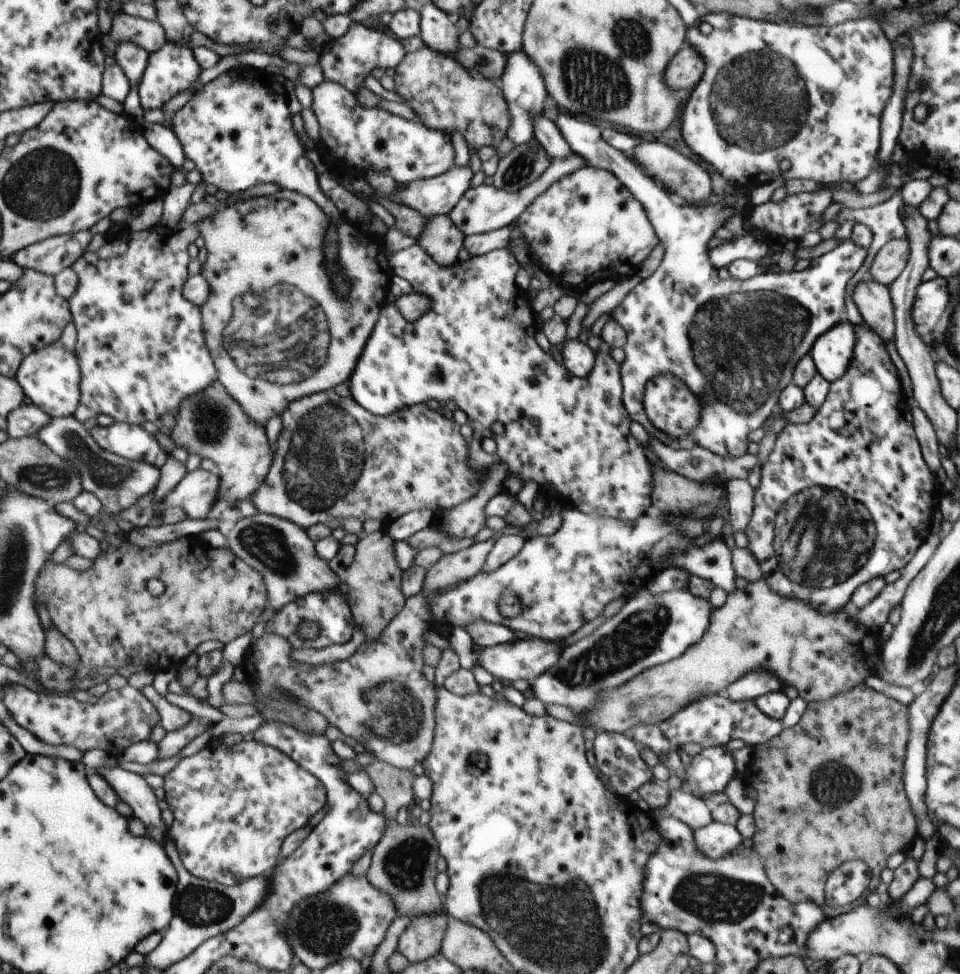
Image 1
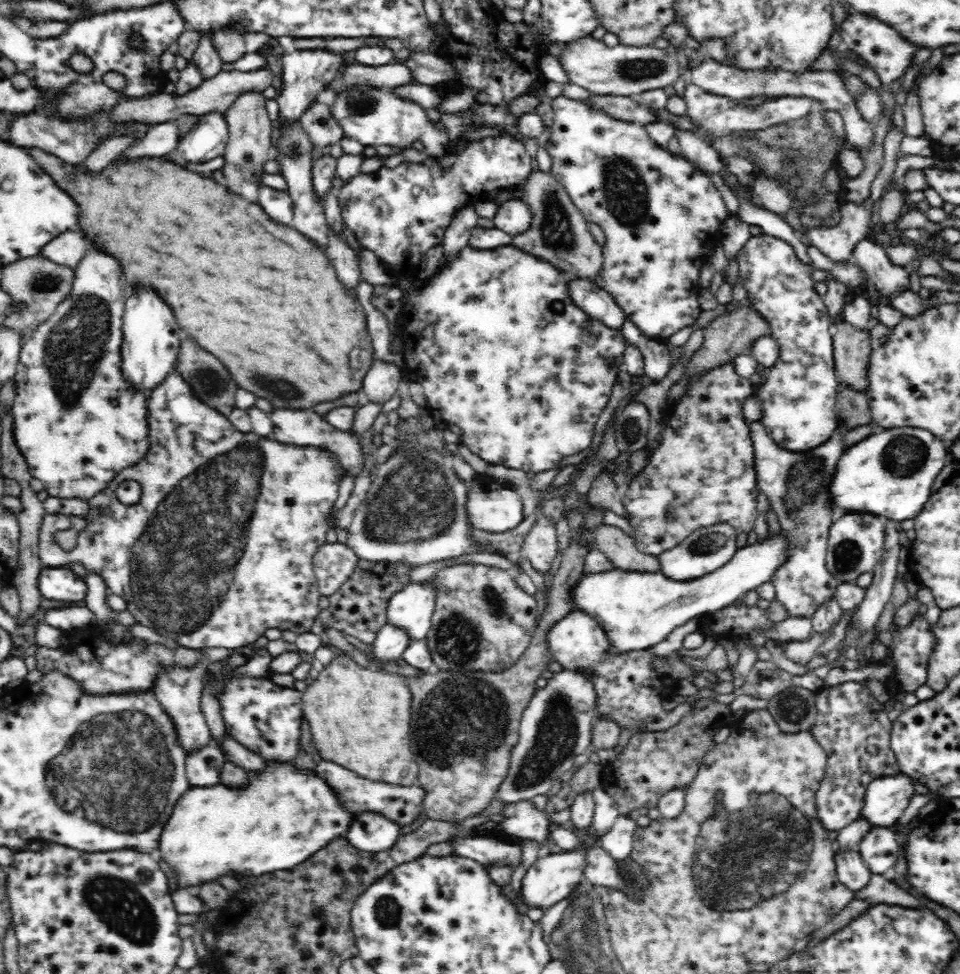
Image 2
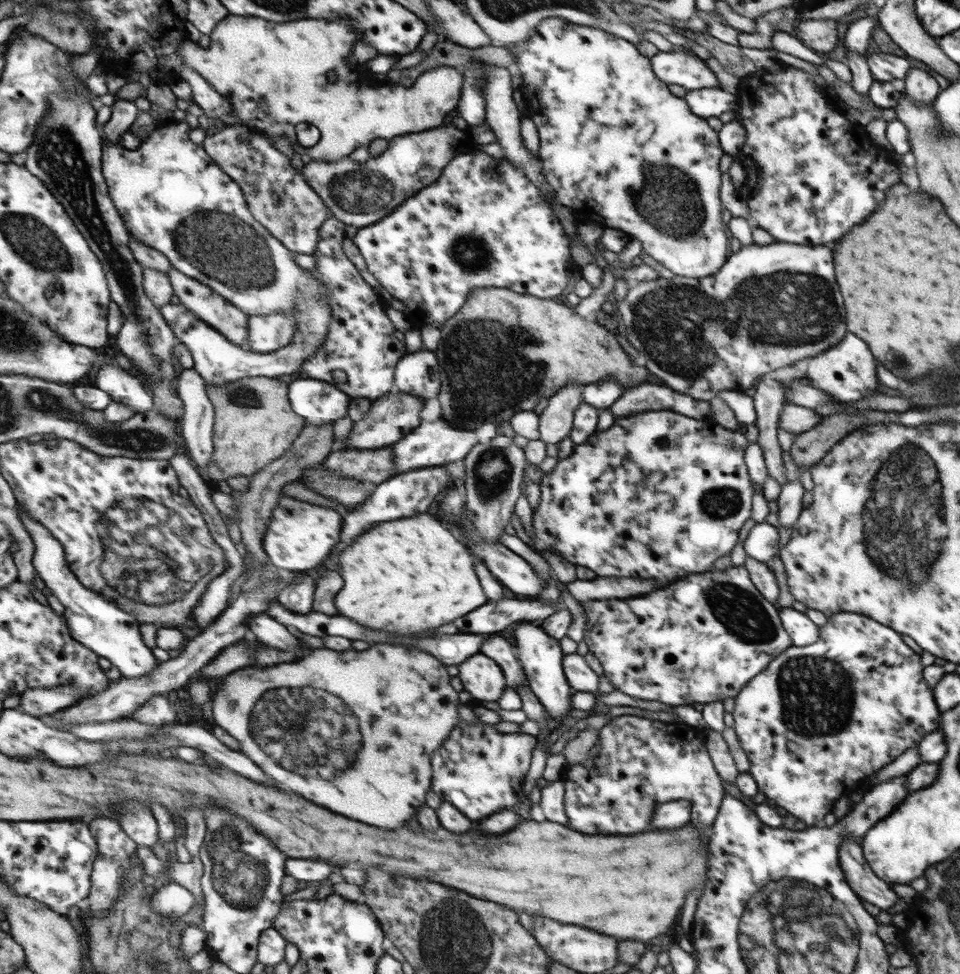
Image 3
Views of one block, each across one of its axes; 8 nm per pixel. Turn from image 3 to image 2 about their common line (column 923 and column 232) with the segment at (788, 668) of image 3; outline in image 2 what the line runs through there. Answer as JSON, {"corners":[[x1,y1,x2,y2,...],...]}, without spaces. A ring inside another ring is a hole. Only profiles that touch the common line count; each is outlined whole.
{"corners":[[226,678,226,688,218,696,225,732,241,746,256,752,264,760,290,762,298,752,300,716,303,714,301,693,276,686,266,678]]}

